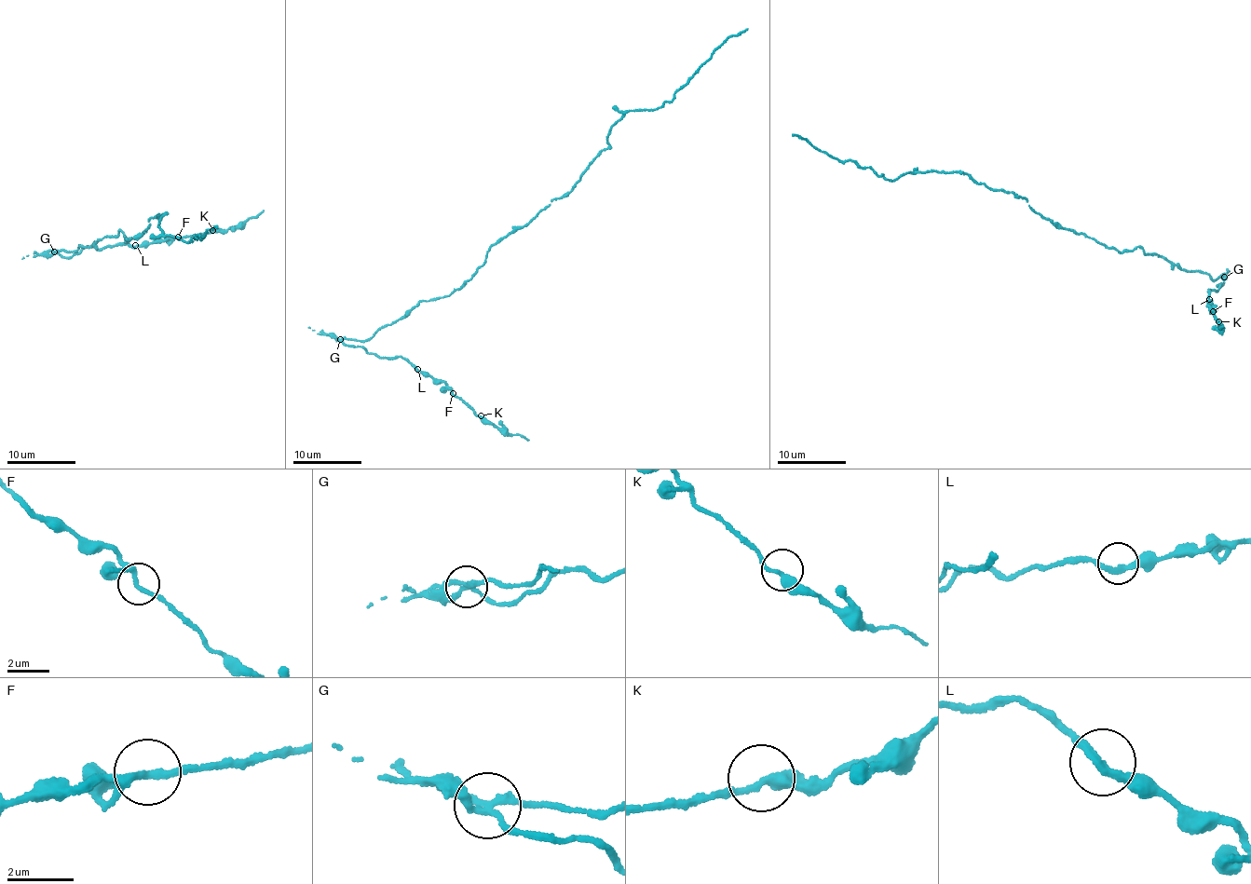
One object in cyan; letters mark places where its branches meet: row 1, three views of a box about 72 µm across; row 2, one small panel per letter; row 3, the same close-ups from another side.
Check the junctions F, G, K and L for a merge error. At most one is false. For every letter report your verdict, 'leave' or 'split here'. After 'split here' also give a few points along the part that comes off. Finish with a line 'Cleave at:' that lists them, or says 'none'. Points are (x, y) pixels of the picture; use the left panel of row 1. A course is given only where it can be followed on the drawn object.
F: leave
G: leave
K: leave
L: leave
Cleave at: none

